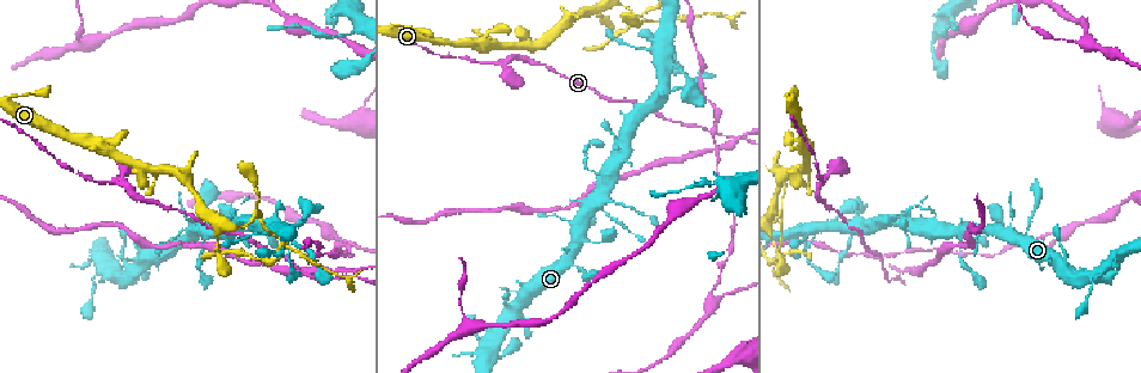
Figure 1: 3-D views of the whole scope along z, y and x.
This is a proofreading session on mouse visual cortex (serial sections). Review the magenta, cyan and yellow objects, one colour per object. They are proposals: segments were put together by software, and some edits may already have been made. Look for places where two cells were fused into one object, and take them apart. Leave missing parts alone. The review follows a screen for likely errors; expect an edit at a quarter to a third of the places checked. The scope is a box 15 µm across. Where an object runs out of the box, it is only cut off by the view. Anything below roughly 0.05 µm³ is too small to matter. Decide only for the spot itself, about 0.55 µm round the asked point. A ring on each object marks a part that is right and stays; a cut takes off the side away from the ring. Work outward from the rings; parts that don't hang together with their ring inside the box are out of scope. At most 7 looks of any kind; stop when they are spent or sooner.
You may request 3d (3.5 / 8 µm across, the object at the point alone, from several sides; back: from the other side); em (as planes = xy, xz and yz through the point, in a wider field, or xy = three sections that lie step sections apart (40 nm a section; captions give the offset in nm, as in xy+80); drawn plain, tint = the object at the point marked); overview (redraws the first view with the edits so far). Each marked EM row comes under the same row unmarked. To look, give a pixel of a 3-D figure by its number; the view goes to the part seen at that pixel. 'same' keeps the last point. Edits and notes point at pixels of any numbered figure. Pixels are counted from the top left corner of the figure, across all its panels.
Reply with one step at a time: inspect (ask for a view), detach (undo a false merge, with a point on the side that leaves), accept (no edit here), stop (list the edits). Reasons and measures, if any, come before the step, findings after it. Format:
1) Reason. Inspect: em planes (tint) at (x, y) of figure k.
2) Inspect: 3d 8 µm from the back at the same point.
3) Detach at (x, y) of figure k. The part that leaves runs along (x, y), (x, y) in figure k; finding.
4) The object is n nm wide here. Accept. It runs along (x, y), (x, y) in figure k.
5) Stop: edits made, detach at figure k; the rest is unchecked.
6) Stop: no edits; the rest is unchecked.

Calibre changes. Inspect: 3d 8 µm at (963, 222) of figure 1.

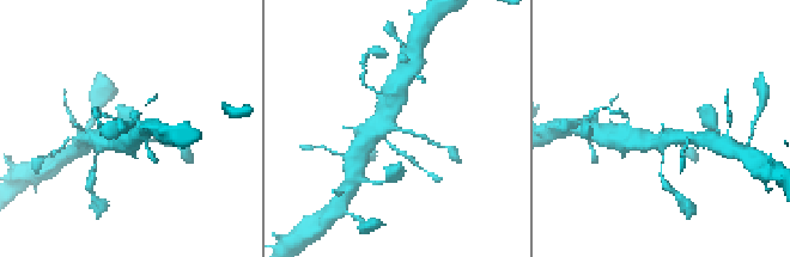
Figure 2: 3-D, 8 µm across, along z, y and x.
The arms are 150, 350 nm wide. Inspect: em xy step 3 (tint) at (400, 127) of figure 2.

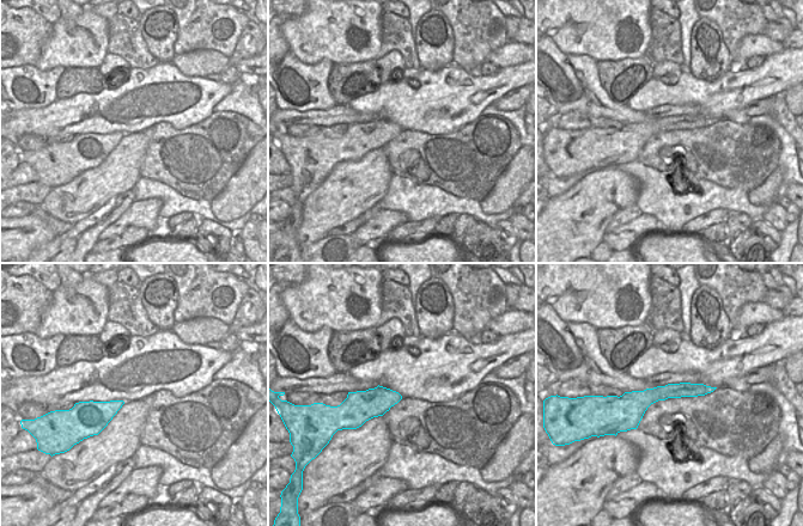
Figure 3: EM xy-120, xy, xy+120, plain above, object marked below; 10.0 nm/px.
The object is 280 nm wide here. Accept. It runs along (366, 135), (396, 128), (430, 141) in figure 2; one cell here.

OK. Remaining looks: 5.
Four arms meet. Inspect: 3d 3.5 µm at (735, 142) of figure 1.

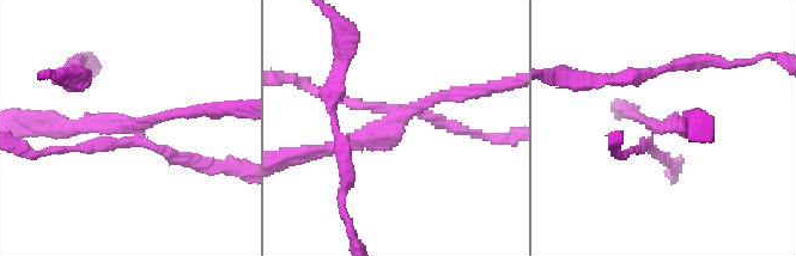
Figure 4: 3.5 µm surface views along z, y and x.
The arms are 100, 150, 150, 200 nm wide. Detach at (369, 142) of figure 4. The part that leaves runs along (396, 119), (352, 142), (293, 158) in figure 4; two cells meet here.

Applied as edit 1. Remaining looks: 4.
Inspect: overview.

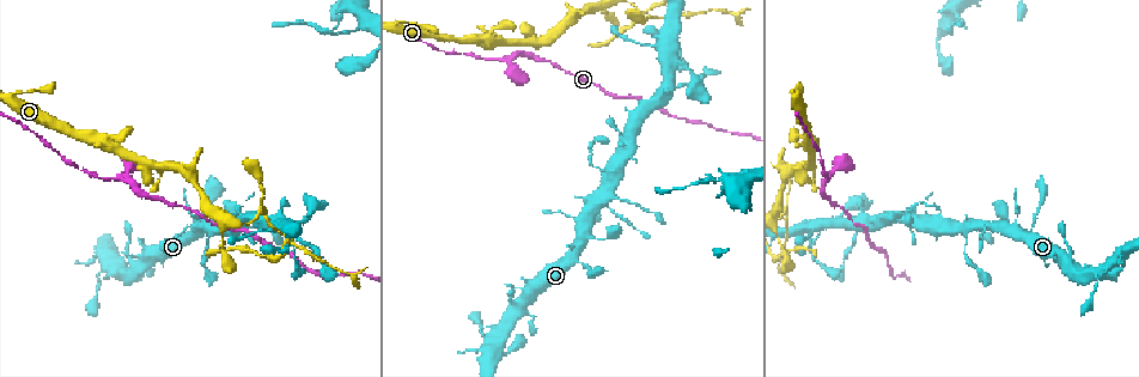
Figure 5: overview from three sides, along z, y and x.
Thin neck. Inspect: 3d 8 µm at (160, 165) of figure 5.

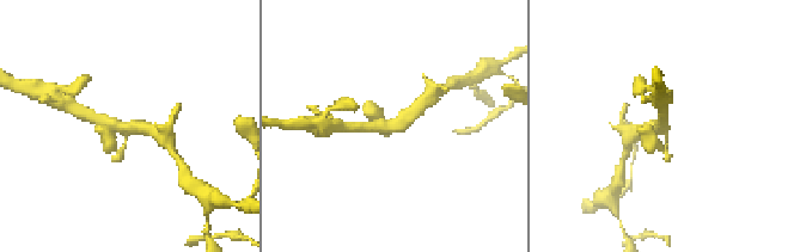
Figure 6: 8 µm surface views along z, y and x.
Inspect: 3d 3.5 µm at (390, 126) of figure 6.

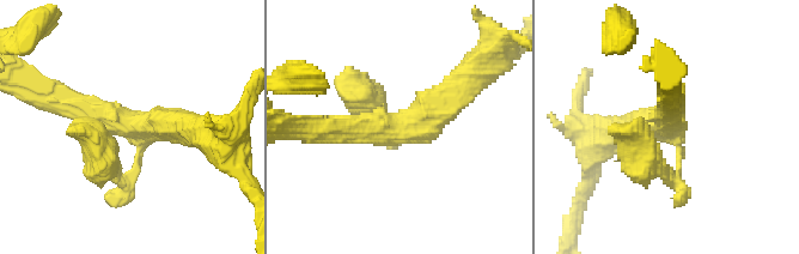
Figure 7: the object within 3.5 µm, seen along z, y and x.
3 arms meet here; the arms are 100, 350, 400 nm wide. Inspect: em xy step 2 (tint) at (407, 132) of figure 7.

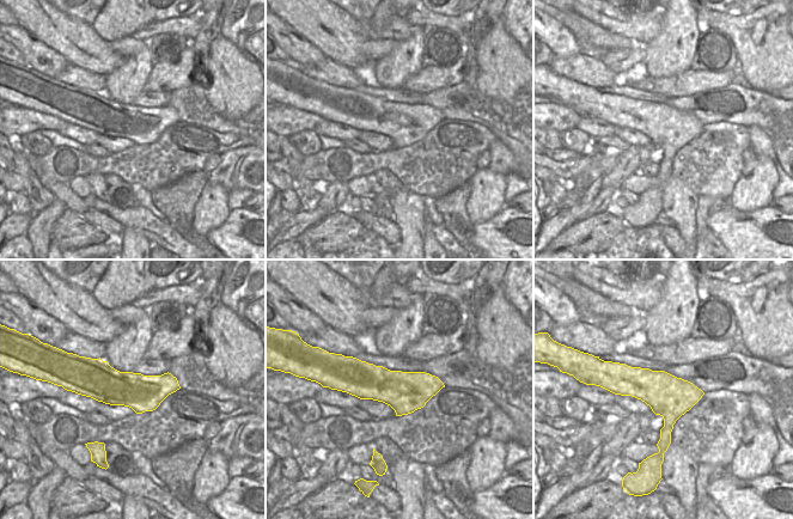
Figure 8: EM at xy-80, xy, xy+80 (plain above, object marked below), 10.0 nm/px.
Accept. It runs along (328, 129), (406, 129), (468, 77) in figure 7; continuous, no second cell.

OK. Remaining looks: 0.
Stop: edits made, detach at figure 4; the rest is unchecked.

